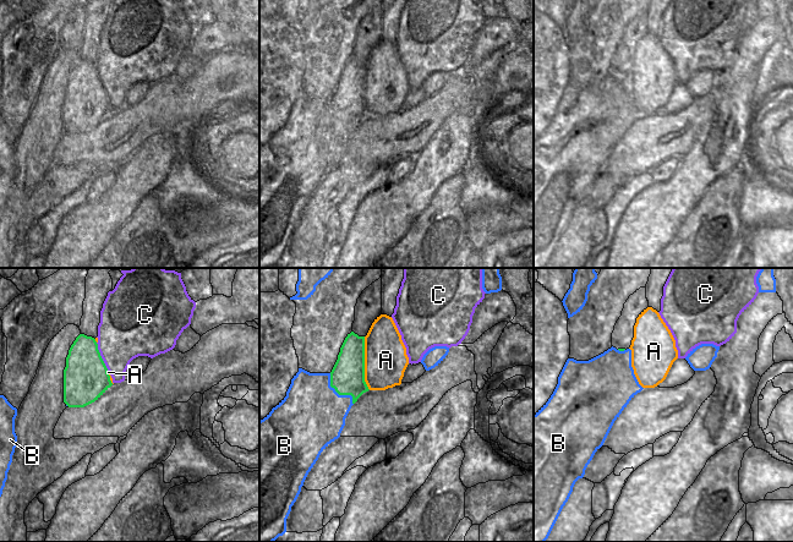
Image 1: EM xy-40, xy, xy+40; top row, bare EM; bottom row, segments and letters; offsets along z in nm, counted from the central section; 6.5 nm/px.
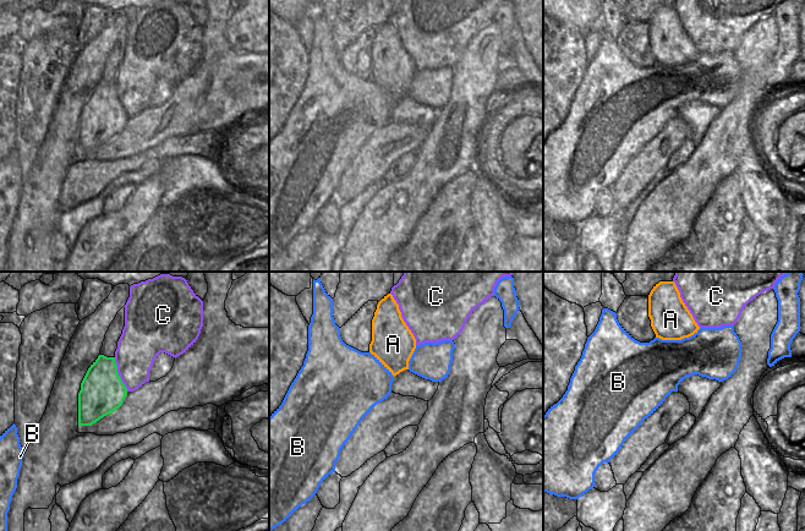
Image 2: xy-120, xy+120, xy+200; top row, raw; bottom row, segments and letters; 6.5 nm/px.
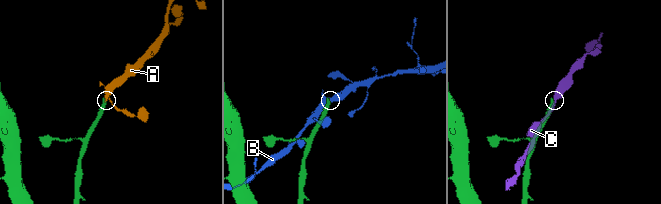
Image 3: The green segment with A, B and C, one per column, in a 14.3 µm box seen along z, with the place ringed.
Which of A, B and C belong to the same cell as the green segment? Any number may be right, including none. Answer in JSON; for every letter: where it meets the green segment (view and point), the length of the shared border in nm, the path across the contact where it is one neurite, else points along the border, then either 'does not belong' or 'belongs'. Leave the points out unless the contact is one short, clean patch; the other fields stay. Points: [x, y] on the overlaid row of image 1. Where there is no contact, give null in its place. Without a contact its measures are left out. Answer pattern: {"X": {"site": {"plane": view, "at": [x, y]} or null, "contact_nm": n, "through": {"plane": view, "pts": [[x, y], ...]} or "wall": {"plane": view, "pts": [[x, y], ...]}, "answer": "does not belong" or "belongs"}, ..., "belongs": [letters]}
{"A": {"site": {"plane": "xy", "at": [364, 363]}, "contact_nm": 360, "through": {"plane": "xy", "pts": [[348, 376], [353, 374], [364, 363], [386, 360]]}, "answer": "belongs"}, "B": {"site": {"plane": "xy", "at": [339, 394]}, "contact_nm": 260, "answer": "does not belong"}, "C": {"site": {"plane": "xy-40", "at": [100, 357]}, "contact_nm": 220, "answer": "does not belong"}, "belongs": ["A"]}

